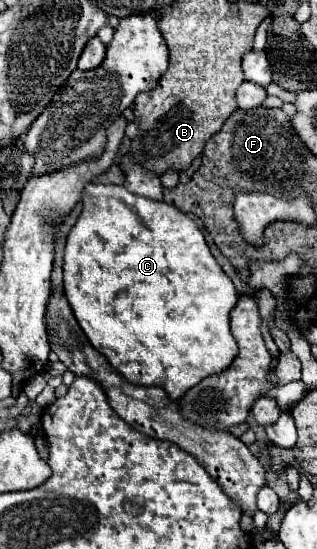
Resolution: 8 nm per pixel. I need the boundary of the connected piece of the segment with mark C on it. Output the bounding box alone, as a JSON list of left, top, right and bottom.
[63,183,237,401]

